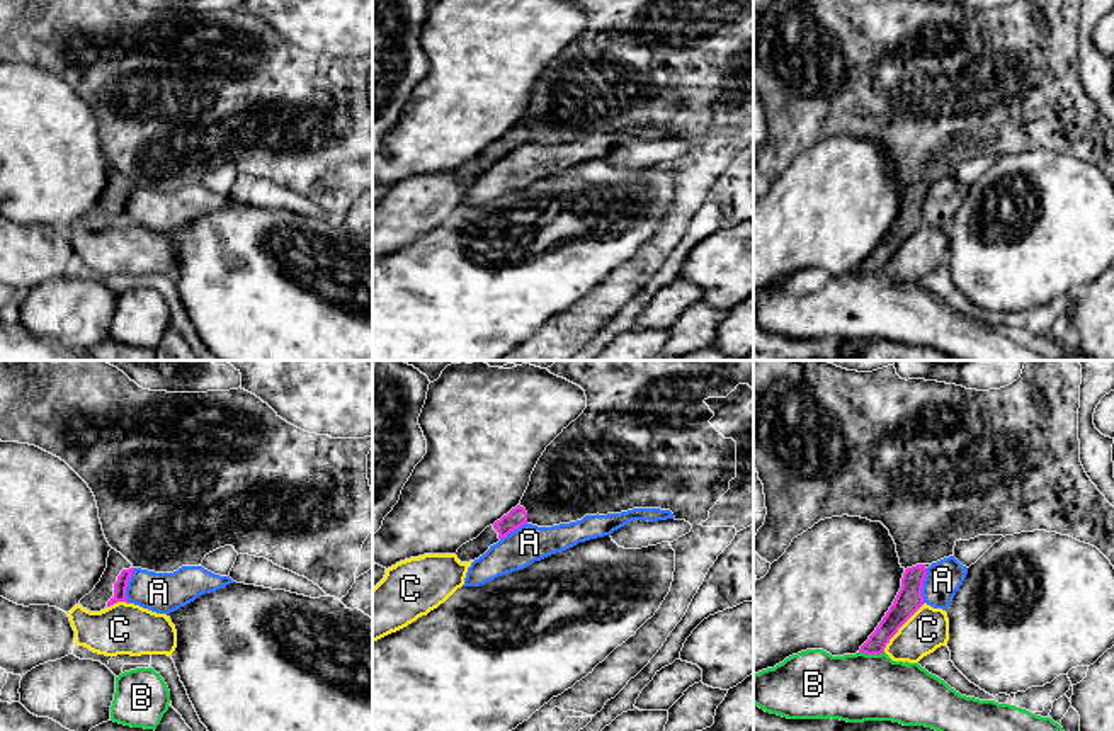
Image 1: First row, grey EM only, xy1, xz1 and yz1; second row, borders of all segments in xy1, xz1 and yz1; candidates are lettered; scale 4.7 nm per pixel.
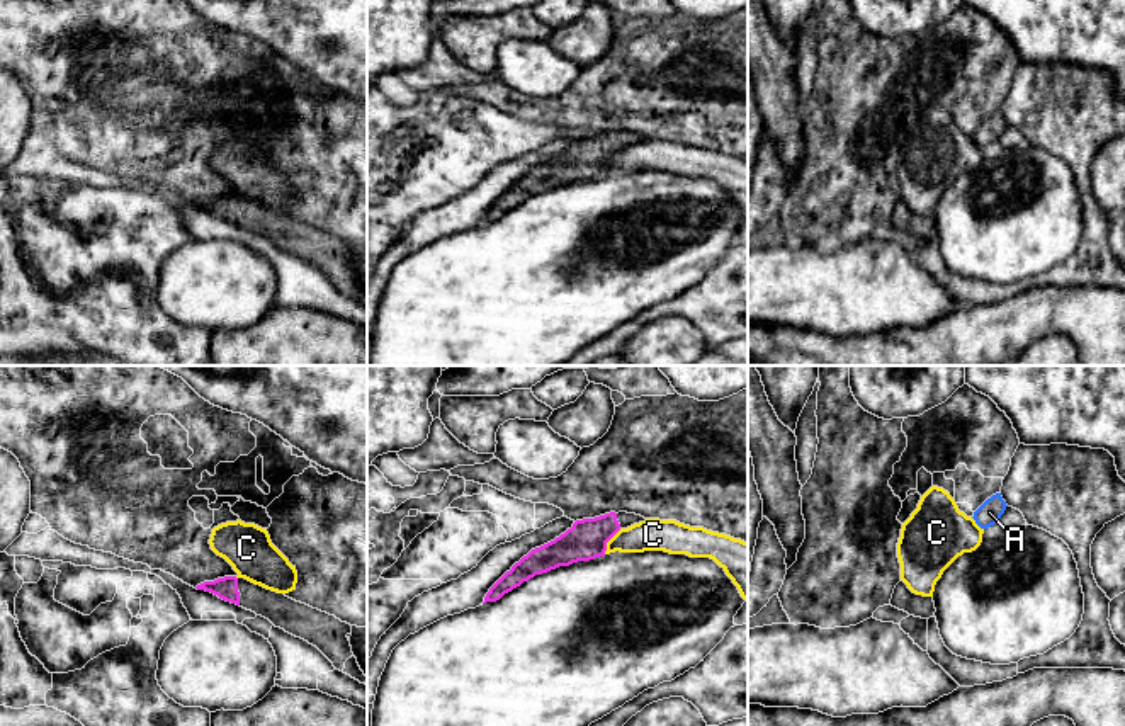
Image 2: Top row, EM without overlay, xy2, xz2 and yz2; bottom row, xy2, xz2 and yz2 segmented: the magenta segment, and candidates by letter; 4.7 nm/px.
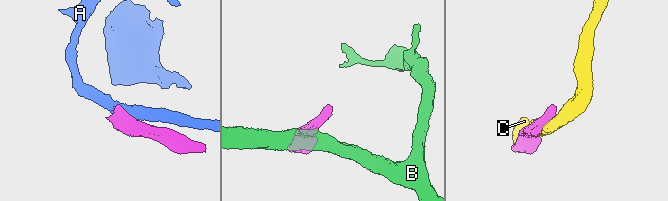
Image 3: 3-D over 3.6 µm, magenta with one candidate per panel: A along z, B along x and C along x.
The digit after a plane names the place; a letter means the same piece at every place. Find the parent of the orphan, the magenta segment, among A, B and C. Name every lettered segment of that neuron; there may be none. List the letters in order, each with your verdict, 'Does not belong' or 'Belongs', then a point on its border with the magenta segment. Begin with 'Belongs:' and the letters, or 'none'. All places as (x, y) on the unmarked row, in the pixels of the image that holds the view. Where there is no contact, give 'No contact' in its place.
Belongs: none
A: Does not belong. Touches magenta at xy1 (126, 204)
B: Does not belong. Touches magenta at yz1 (871, 272)
C: Does not belong. Touches magenta at yz1 (902, 243)

